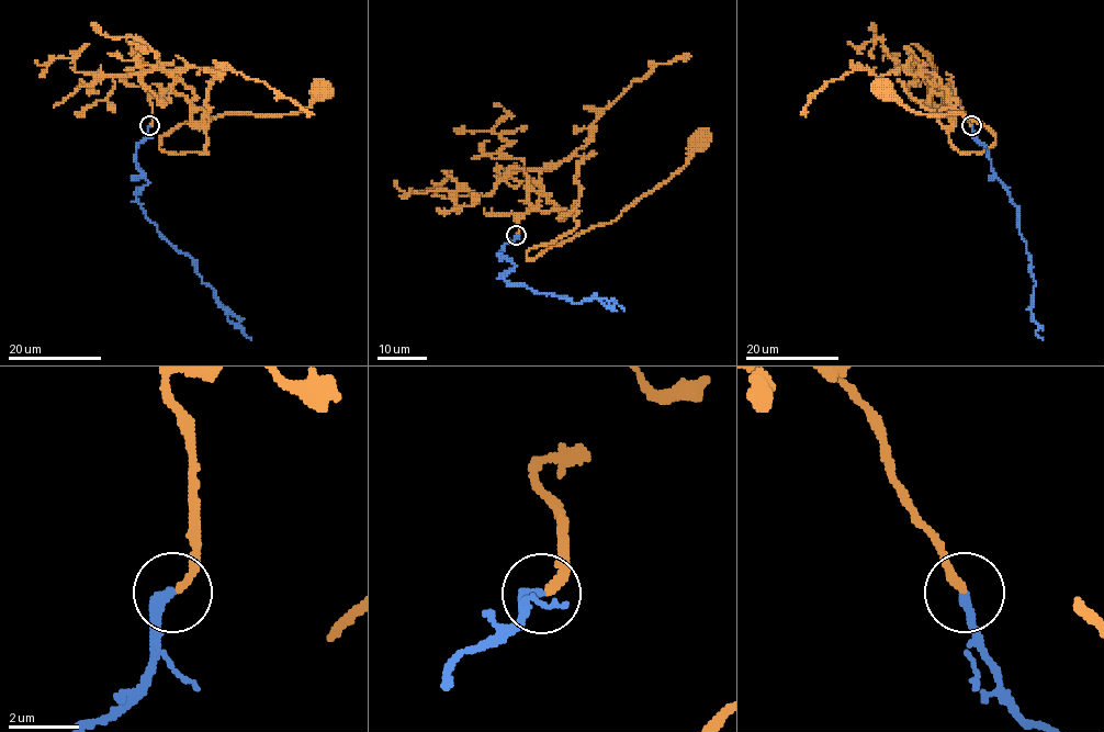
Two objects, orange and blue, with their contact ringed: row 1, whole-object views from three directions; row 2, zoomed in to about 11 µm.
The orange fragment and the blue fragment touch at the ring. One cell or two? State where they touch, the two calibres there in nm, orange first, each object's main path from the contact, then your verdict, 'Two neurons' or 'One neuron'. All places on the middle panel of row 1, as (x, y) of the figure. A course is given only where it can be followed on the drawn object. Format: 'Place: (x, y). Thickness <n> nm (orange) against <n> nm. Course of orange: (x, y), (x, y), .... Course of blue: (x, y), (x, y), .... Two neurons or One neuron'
Place: (516, 235). Thickness 240 nm (orange) against 300 nm. Course of orange: (517, 235), (516, 217), (532, 210), (576, 210), (577, 225), (532, 247), (528, 261), (609, 224), (699, 143). Course of blue: (516, 235), (500, 252), (515, 266), (502, 277), (508, 285), (573, 302), (598, 297), (623, 310). One neuron

